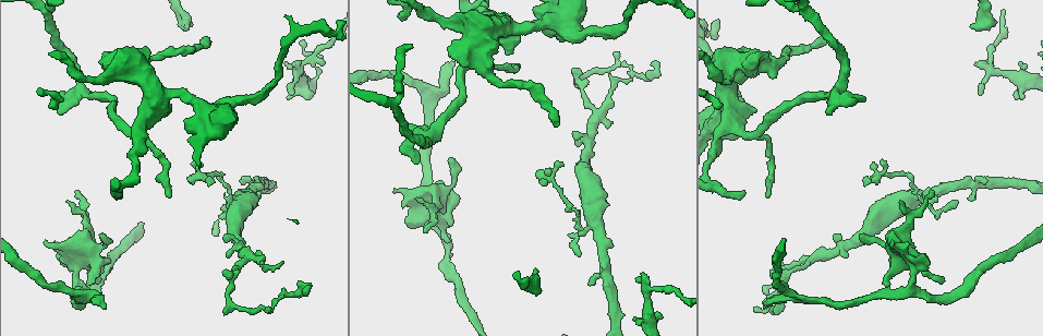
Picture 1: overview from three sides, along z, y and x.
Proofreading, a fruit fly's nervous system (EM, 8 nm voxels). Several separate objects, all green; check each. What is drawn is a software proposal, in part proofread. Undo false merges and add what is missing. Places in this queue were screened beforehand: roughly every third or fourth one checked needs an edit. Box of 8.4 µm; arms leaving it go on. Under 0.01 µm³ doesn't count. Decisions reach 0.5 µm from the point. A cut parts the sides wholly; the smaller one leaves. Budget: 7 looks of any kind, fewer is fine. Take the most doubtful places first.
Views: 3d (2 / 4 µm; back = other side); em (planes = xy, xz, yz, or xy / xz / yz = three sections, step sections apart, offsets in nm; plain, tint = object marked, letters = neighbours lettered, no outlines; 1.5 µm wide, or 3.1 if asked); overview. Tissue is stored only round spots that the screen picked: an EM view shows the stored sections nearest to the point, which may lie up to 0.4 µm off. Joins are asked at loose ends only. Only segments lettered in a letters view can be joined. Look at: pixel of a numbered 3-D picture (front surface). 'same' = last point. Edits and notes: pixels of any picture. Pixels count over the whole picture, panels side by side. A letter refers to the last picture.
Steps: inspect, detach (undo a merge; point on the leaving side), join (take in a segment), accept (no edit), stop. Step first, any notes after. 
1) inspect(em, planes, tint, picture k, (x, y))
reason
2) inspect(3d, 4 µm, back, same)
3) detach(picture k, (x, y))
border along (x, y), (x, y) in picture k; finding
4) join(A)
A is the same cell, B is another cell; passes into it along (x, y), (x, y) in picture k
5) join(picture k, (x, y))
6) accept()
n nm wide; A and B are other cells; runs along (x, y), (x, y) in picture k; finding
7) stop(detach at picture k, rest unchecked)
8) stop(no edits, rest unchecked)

inspect(3d, 2 µm, picture 1, (106, 307))
branch stops here

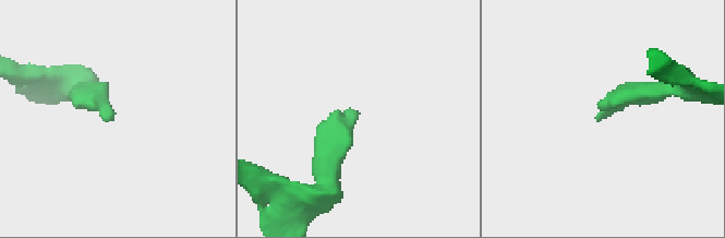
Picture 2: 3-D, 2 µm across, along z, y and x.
inspect(em, planes, letters, picture 2, (605, 118))

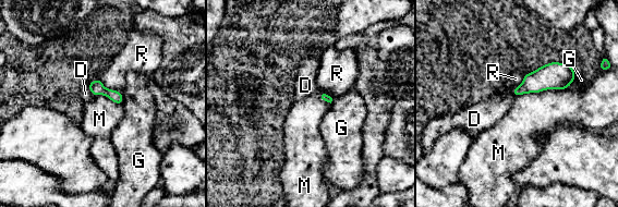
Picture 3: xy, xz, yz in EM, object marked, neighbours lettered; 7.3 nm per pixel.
join(D)
D is the same cell, G, M and R are other cells; passes into it along (96, 87), (89, 90), (85, 94) in picture 3; the neuron continues

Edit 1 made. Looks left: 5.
inspect(overview)
redraw

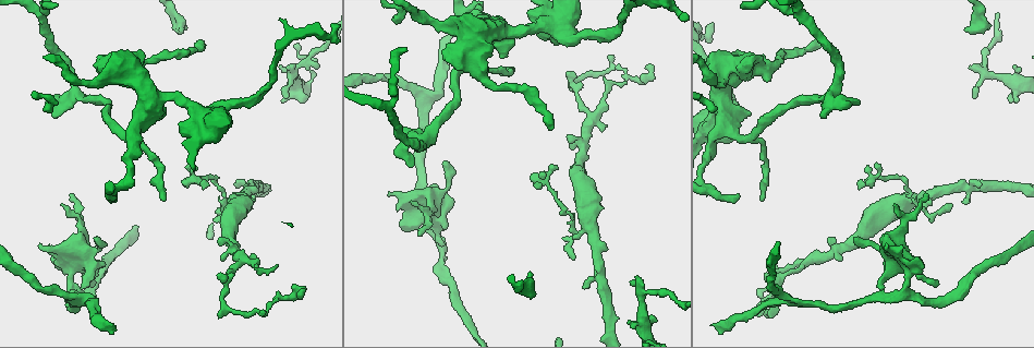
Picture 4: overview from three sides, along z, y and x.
inspect(3d, 4 µm, picture 4, (858, 105))
free end

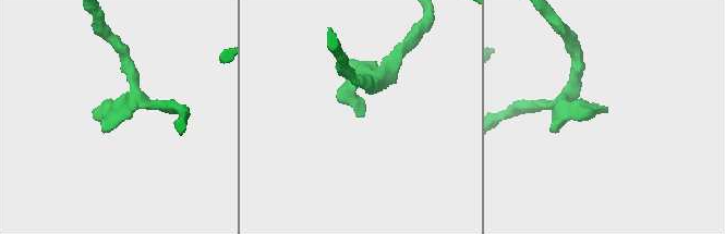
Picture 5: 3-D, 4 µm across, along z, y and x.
inspect(em, planes, letters, picture 5, (605, 109))
need the tissue

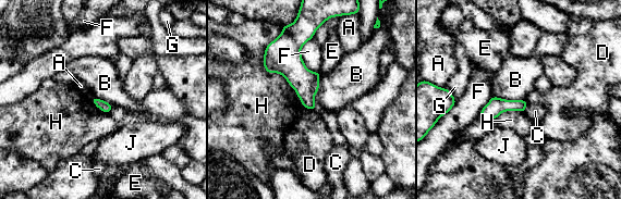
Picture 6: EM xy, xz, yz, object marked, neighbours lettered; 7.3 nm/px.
accept()
A, B, C, D, E, F, G, H and J are other cells; no lettered segment goes on from it

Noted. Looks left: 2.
stop(join at picture 3, rest unchecked)

